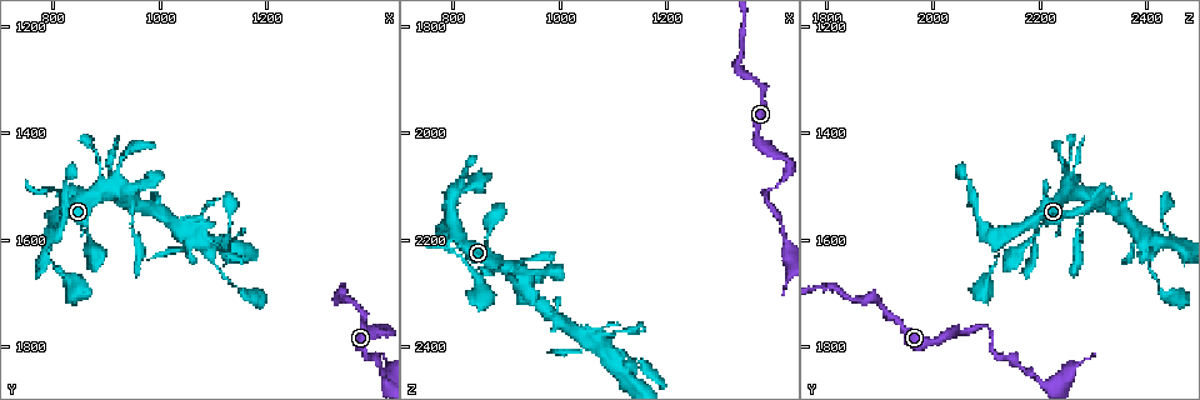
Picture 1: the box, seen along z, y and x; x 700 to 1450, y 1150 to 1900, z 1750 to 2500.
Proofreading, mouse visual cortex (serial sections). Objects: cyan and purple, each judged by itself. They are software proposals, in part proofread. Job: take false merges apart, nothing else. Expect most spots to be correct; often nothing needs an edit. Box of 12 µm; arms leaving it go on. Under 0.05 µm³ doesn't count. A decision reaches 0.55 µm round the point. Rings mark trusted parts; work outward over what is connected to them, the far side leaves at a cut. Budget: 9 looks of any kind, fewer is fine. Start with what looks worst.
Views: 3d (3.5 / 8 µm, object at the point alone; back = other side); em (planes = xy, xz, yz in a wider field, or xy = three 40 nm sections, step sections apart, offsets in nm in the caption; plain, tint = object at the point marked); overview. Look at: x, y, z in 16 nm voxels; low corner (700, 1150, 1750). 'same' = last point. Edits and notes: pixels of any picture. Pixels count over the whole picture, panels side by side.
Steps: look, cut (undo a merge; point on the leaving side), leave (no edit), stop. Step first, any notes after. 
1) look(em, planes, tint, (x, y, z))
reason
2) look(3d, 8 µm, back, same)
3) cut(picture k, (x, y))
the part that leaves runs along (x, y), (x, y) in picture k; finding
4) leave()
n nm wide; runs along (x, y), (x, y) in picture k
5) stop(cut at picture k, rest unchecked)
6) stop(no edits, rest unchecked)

look(3d, 3.5 µm, back, (1380, 1815, 2125))
sharp bend

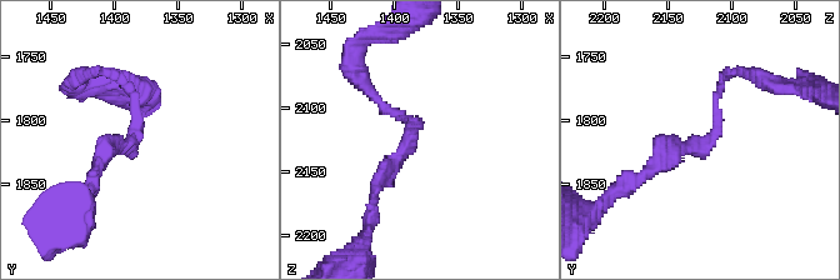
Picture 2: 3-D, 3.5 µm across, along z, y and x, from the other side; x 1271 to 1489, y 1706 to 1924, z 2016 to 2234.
look(em, xy, step 1, tint, (1386, 1818, 2116))
arms of 100, 200 nm; now the EM

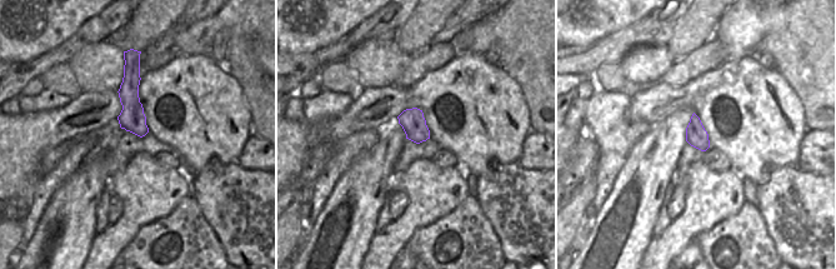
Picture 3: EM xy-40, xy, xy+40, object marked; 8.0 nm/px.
leave()
runs along (128, 66), (133, 119), (141, 133) in picture 3; continuous, no second cell

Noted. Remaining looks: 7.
look(3d, 3.5 µm, (1130, 1560, 2430))
calibre changes

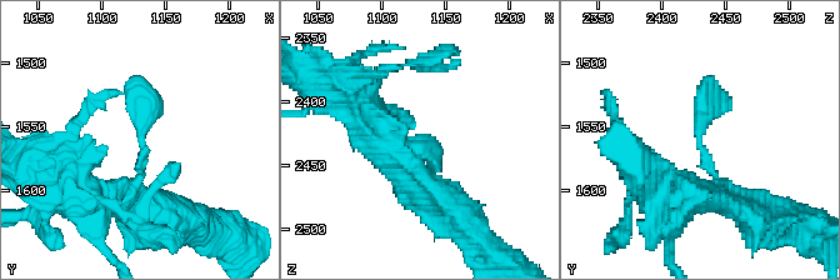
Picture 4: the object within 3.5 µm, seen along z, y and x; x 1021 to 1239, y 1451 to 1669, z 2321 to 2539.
look(em, xy, step 1, plain, (1130, 1558, 2430))

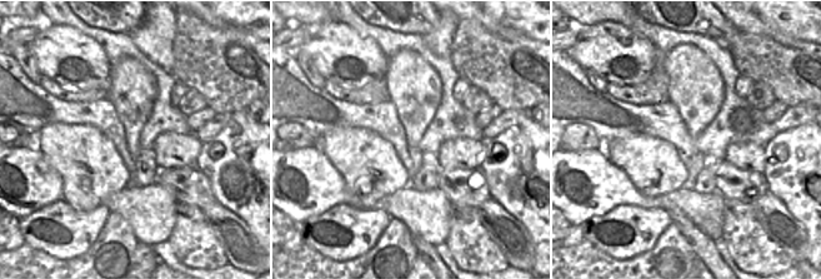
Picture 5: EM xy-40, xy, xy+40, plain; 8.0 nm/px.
look(em, xy, step 1, tint, same)
where the object lies

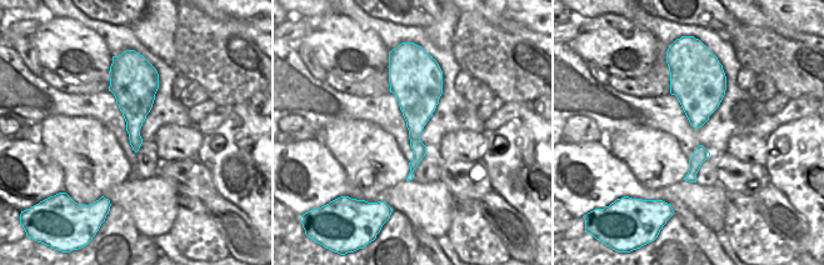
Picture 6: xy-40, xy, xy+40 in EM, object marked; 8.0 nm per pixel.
leave()
280 nm wide; runs along (714, 196), (720, 185), (701, 146), (704, 78) in picture 4; all the same cell

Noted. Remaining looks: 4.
look(3d, 3.5 µm, (920, 1465, 2250))
calibre changes

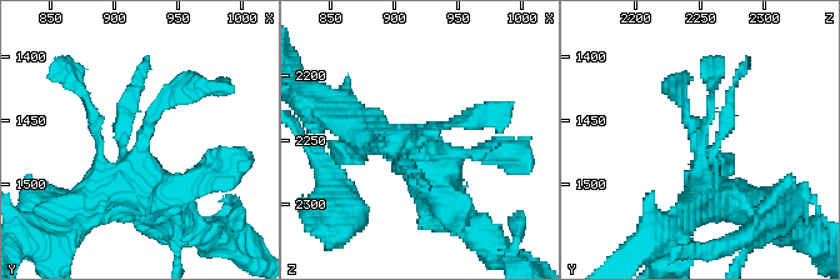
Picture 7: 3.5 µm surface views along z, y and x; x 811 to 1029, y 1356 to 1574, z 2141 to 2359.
look(em, xy, step 1, tint, (926, 1464, 2248))

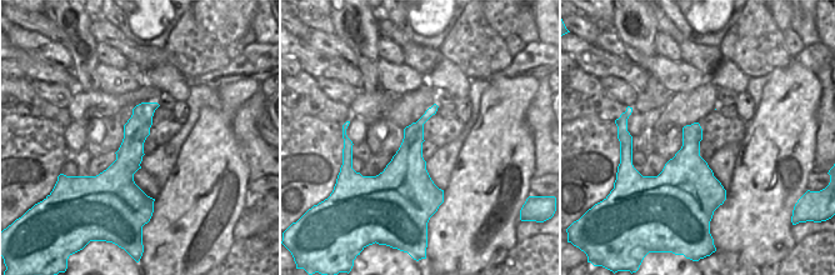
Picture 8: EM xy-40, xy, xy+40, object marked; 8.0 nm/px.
look(em, xy, step 5, tint, same)
another direction

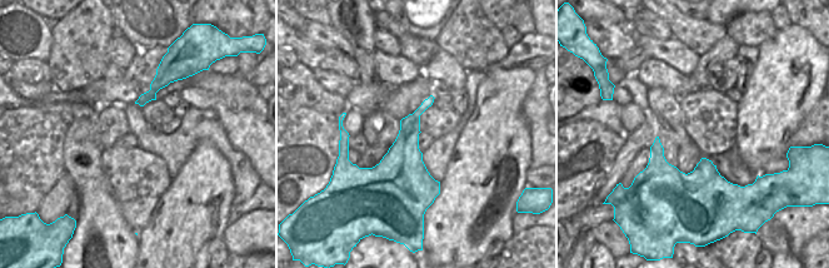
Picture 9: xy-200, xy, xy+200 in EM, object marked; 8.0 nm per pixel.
leave()
runs along (101, 195), (125, 191), (151, 119), (198, 88) in picture 7; continuous, no second cell

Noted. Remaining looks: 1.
stop(no edits, rest unchecked)

